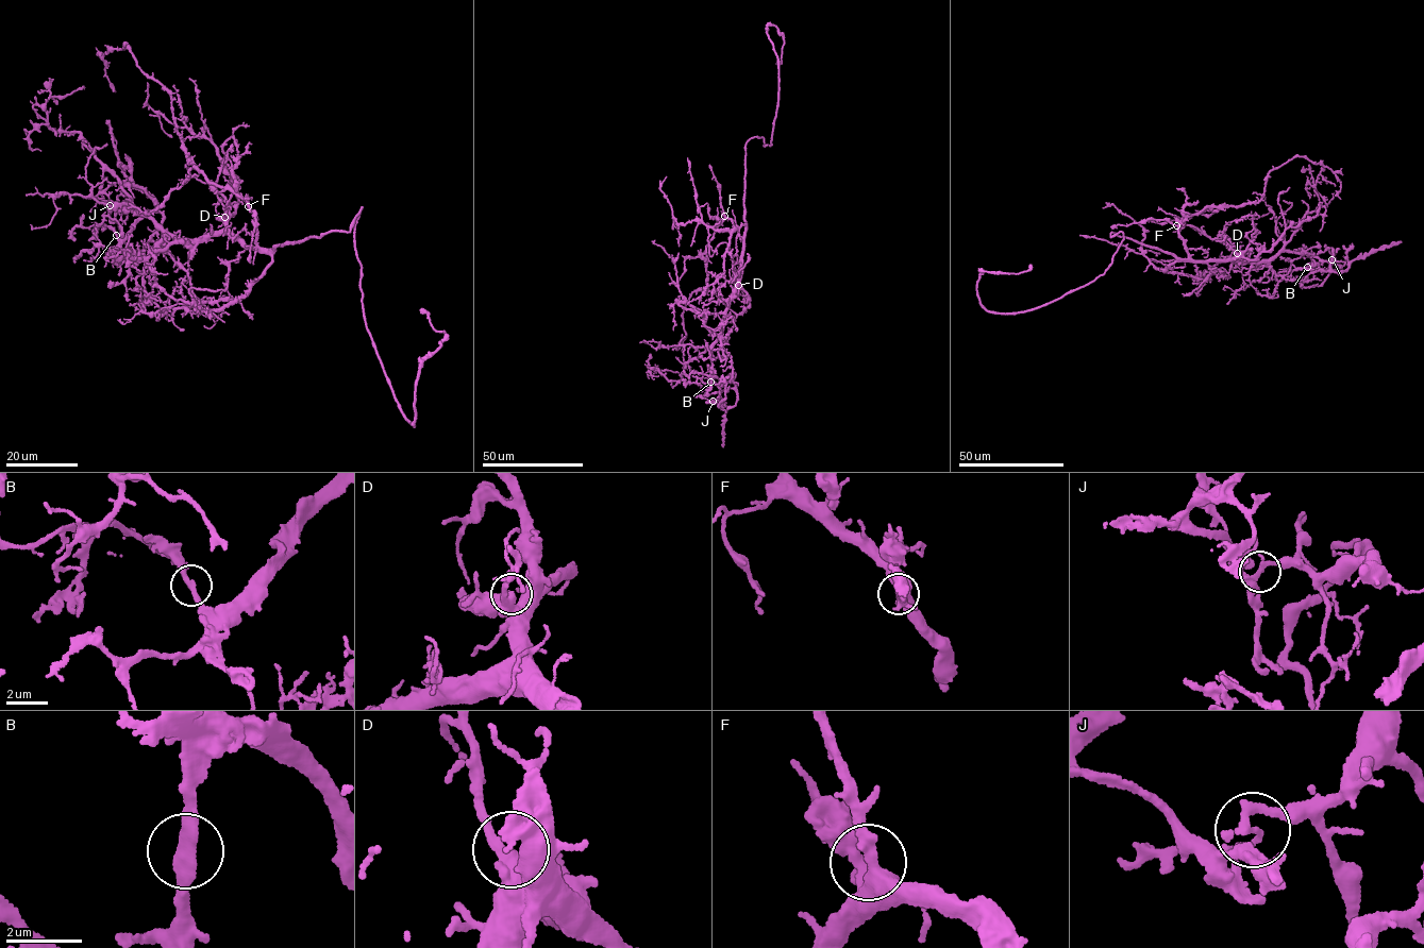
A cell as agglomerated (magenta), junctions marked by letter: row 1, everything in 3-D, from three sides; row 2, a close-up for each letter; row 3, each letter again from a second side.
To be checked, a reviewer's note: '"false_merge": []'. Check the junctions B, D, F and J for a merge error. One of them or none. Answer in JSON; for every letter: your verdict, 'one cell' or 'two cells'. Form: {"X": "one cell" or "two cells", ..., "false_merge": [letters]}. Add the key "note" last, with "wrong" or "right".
{"B": "one cell", "D": "one cell", "F": "one cell", "J": "two cells", "false_merge": ["J"], "note": "wrong"}

